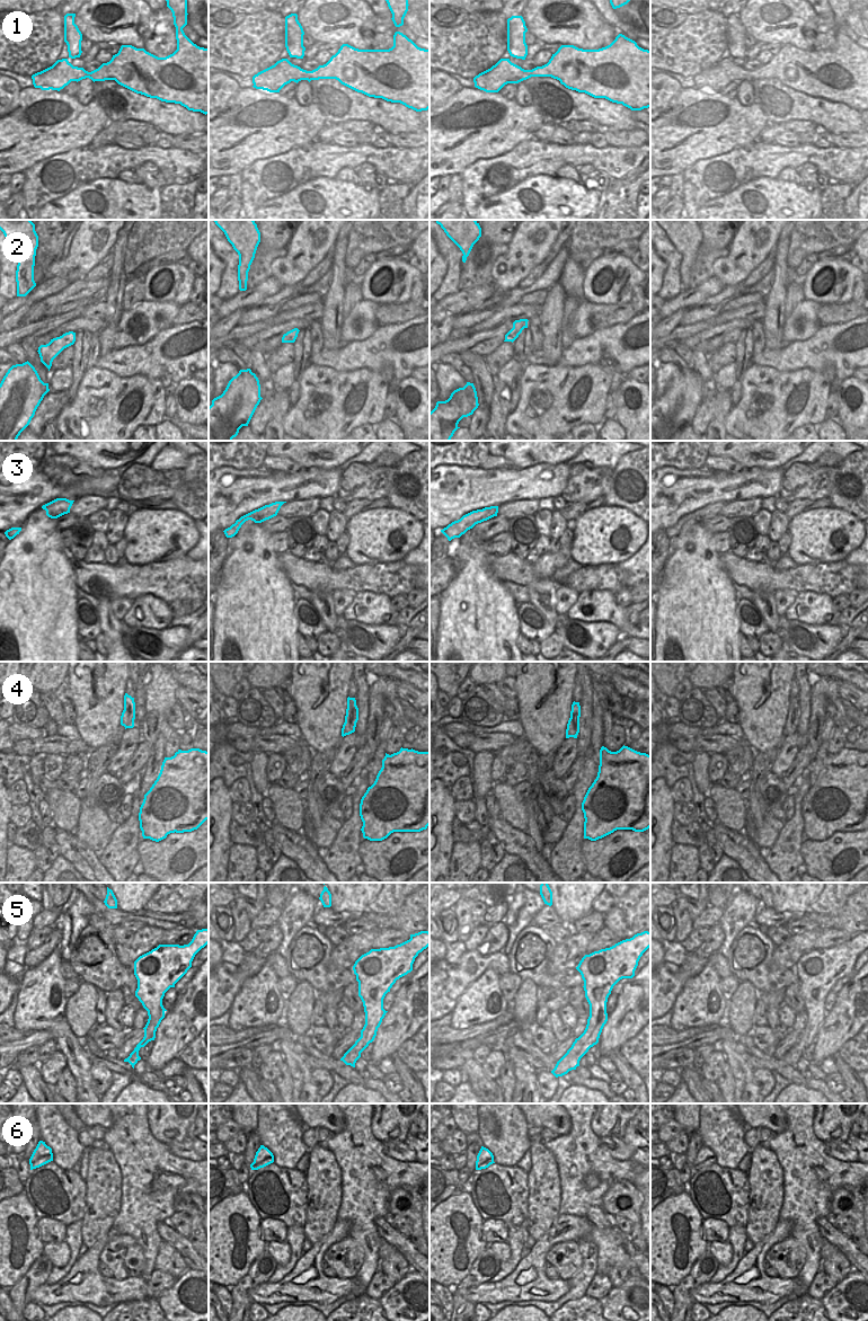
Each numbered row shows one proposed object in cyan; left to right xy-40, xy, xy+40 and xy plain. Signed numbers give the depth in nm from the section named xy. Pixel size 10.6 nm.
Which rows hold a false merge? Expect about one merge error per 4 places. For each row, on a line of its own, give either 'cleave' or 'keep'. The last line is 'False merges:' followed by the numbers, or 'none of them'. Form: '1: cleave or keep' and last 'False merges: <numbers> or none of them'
1: keep
2: keep
3: keep
4: keep
5: keep
6: cleave
False merges: 6

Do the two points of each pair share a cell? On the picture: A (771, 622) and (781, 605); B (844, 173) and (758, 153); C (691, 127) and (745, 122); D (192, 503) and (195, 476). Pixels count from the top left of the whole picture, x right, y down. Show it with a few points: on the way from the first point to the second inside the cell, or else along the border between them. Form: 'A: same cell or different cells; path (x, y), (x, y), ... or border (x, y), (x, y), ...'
A: different cells; border (772, 593), (776, 600), (776, 611), (779, 617)
B: same cell; path (823, 159), (815, 153), (779, 156)
C: same cell; path (705, 124), (732, 123)
D: same cell; path (195, 496), (195, 482)

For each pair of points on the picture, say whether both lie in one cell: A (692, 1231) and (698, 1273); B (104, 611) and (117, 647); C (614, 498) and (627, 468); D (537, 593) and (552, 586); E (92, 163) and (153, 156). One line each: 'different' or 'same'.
A: different
B: same
C: same
D: same
E: same

